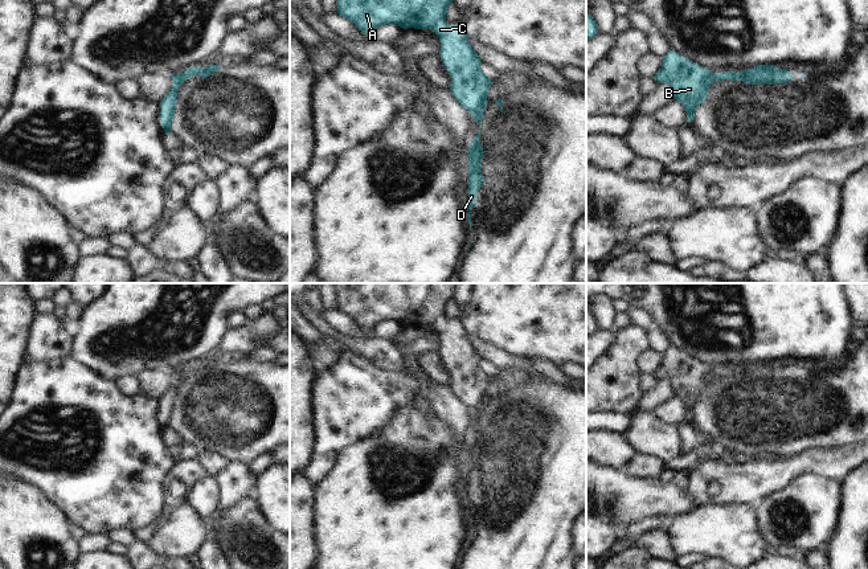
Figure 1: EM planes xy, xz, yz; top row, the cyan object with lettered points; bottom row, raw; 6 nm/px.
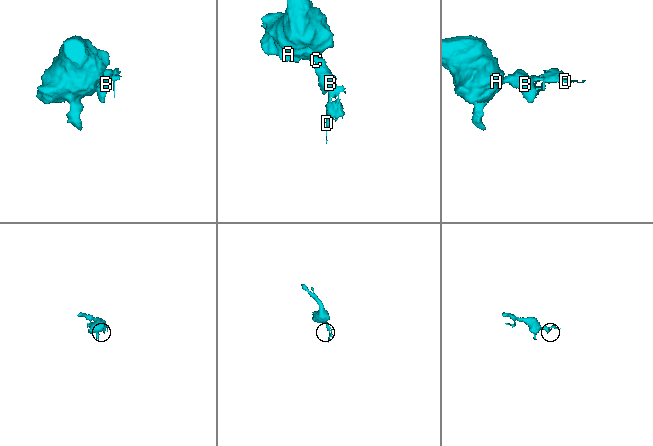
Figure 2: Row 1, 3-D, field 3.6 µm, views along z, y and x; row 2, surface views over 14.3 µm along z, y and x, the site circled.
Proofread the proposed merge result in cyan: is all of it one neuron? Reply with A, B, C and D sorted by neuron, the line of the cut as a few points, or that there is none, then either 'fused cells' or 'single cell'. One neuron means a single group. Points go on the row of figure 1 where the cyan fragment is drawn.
A B C / D | xz (483, 109), (474, 117) | fused cells

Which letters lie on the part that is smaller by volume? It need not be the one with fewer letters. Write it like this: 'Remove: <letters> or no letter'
Remove: D

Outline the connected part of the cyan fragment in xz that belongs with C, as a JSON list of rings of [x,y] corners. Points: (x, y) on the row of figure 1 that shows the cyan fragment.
[[[337,0],[337,13],[364,33],[374,33],[377,28],[392,24],[404,29],[430,29],[441,41],[439,56],[451,77],[450,91],[471,115],[480,114],[487,106],[491,79],[482,71],[482,61],[468,44],[464,28],[449,25],[446,13],[453,0]]]

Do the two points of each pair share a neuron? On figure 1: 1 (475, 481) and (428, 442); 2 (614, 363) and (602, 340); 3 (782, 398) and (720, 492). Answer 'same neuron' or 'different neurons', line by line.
1: different neurons
2: different neurons
3: different neurons

